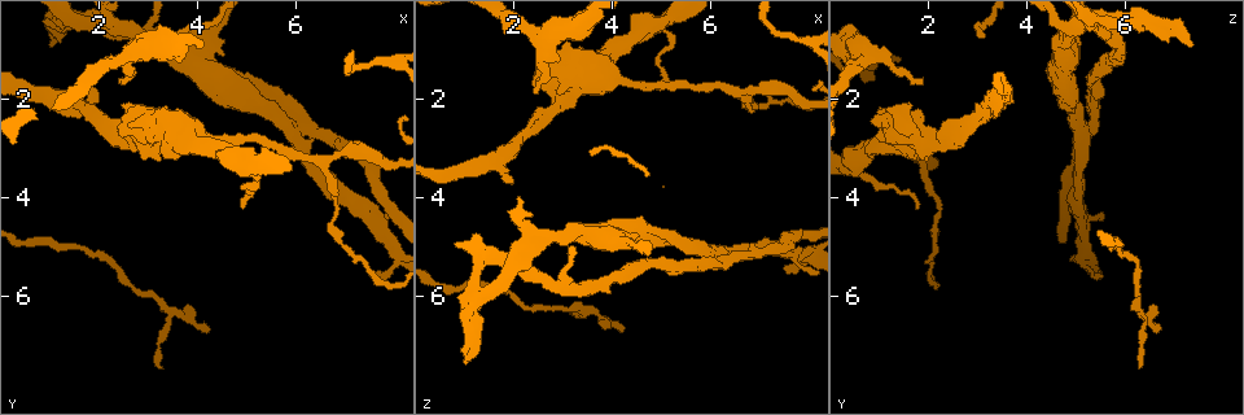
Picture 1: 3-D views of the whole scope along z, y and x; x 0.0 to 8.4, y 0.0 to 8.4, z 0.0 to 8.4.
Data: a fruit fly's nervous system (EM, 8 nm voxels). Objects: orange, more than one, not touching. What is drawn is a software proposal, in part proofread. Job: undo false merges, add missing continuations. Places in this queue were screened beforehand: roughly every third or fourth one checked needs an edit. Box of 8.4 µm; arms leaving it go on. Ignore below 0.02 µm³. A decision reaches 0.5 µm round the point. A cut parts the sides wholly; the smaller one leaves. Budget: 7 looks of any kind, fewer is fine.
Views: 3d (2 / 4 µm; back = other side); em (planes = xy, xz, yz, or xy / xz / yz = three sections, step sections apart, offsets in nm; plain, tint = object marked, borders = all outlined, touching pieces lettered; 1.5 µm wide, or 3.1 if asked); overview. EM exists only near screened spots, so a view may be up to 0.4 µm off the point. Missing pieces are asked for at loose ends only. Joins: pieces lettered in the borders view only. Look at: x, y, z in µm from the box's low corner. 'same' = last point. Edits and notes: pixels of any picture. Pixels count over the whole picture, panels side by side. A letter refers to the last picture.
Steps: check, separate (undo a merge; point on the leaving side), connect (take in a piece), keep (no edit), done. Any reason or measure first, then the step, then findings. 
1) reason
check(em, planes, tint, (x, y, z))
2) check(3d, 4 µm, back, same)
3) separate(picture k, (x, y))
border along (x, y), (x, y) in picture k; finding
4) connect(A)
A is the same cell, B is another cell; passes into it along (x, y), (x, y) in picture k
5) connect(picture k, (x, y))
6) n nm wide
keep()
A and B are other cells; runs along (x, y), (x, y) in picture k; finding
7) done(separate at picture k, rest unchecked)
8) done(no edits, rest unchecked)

free end
check(3d, 4 µm, (3.10, 2.50, 0.85))

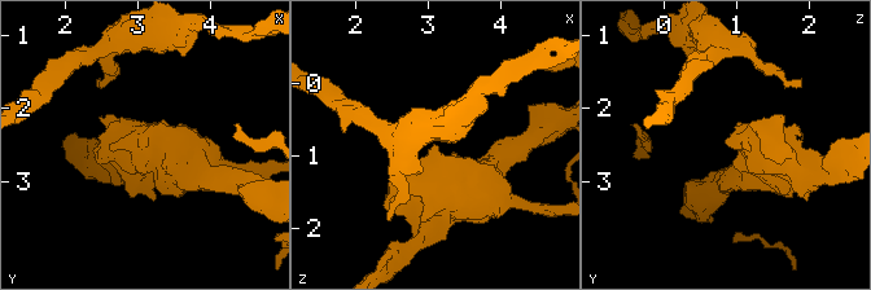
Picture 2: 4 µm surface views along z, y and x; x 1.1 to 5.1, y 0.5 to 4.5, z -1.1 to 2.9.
need the tissue
check(em, xz, step 8, tint, (3.10, 2.50, 0.85))

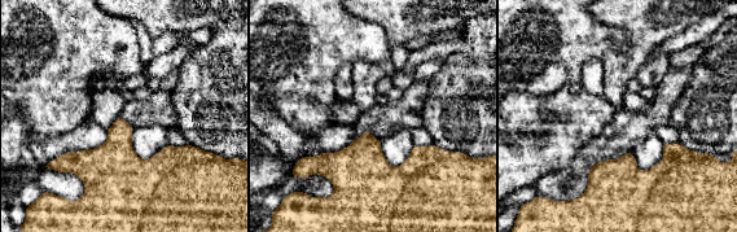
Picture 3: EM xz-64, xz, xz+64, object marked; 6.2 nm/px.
cut it another way
check(em, planes, borders, same)

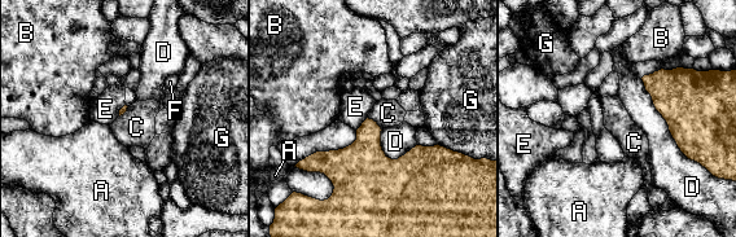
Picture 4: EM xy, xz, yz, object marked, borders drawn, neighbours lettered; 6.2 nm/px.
keep()
A, B, C, D, E, F and G are other cells; border along (367, 117), (381, 130) in picture 4; none of them fits

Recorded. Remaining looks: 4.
branch stops here
check(em, planes, borders, (4.90, 4.20, 1.75))

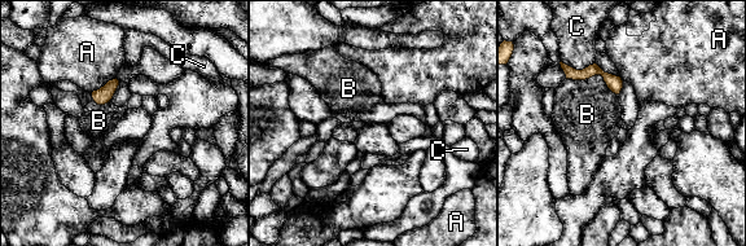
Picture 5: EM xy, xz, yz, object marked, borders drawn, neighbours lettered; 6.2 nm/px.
B touches over 320 nm
keep()
A, B and C are other cells; border along (566, 78), (600, 75), (615, 95) in picture 5; no lettered piece goes on from it

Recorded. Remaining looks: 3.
branch stops here
check(em, planes, borders, (4.25, 6.60, 6.65))

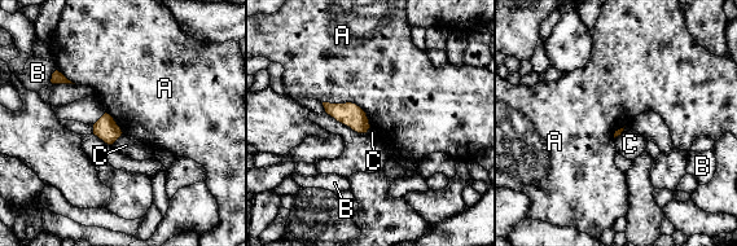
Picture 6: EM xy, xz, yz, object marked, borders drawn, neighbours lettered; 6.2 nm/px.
keep()
A, B and C are other cells; border along (321, 102), (355, 102), (371, 126) in picture 6; no lettered piece goes on from it

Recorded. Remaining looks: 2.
done(no edits, rest unchecked)

